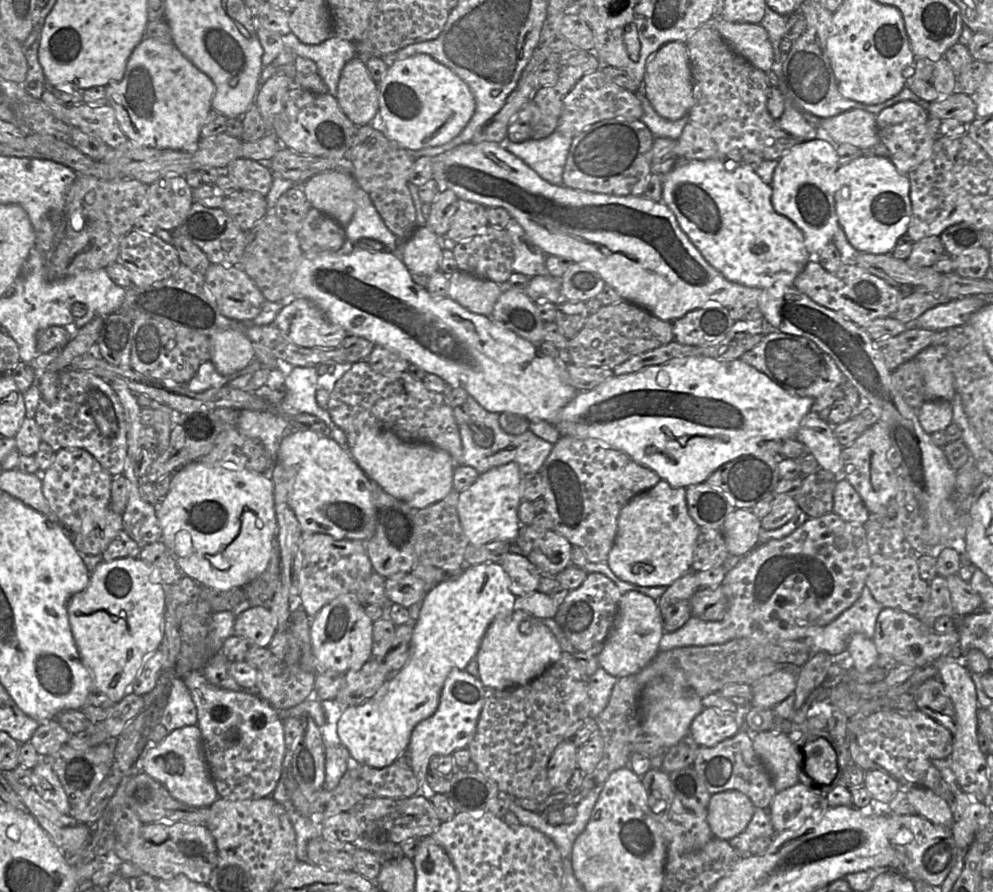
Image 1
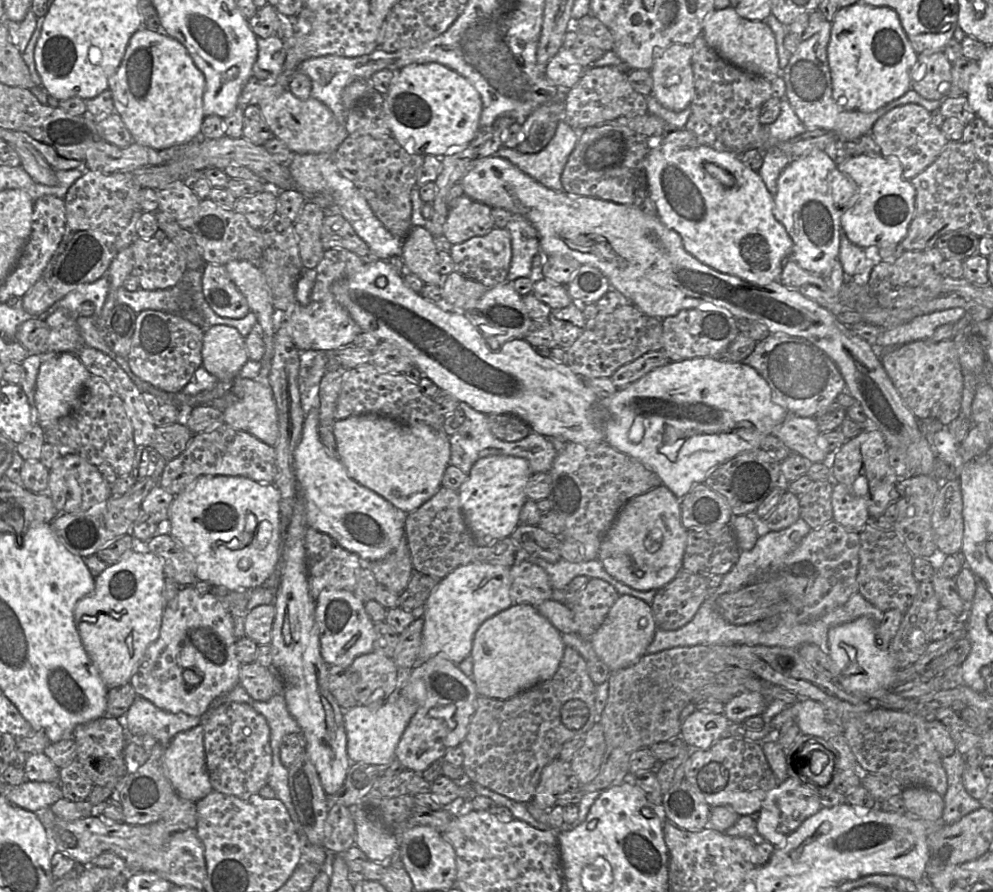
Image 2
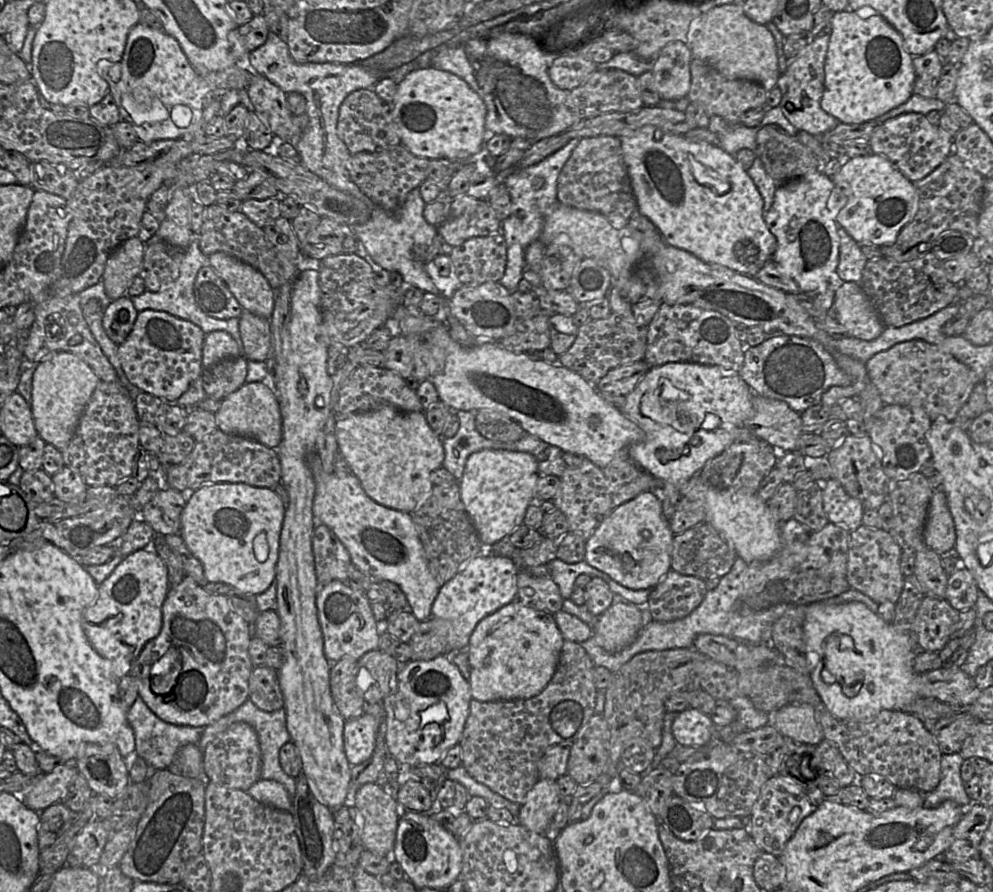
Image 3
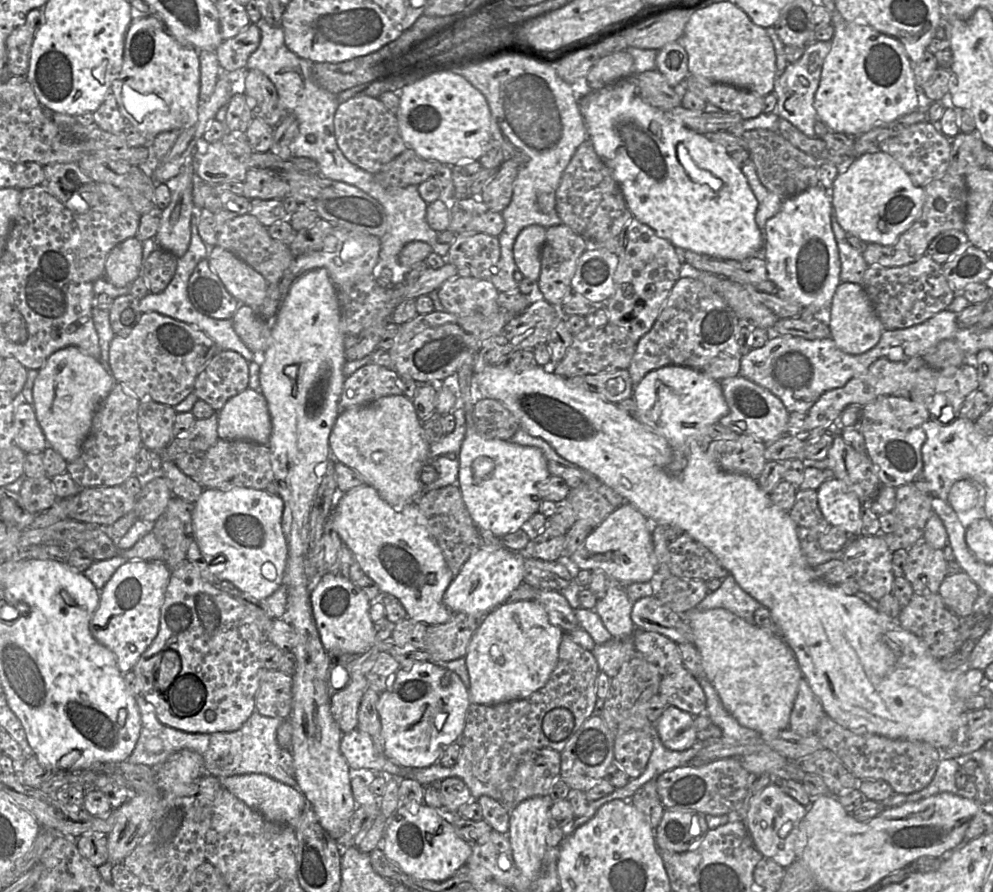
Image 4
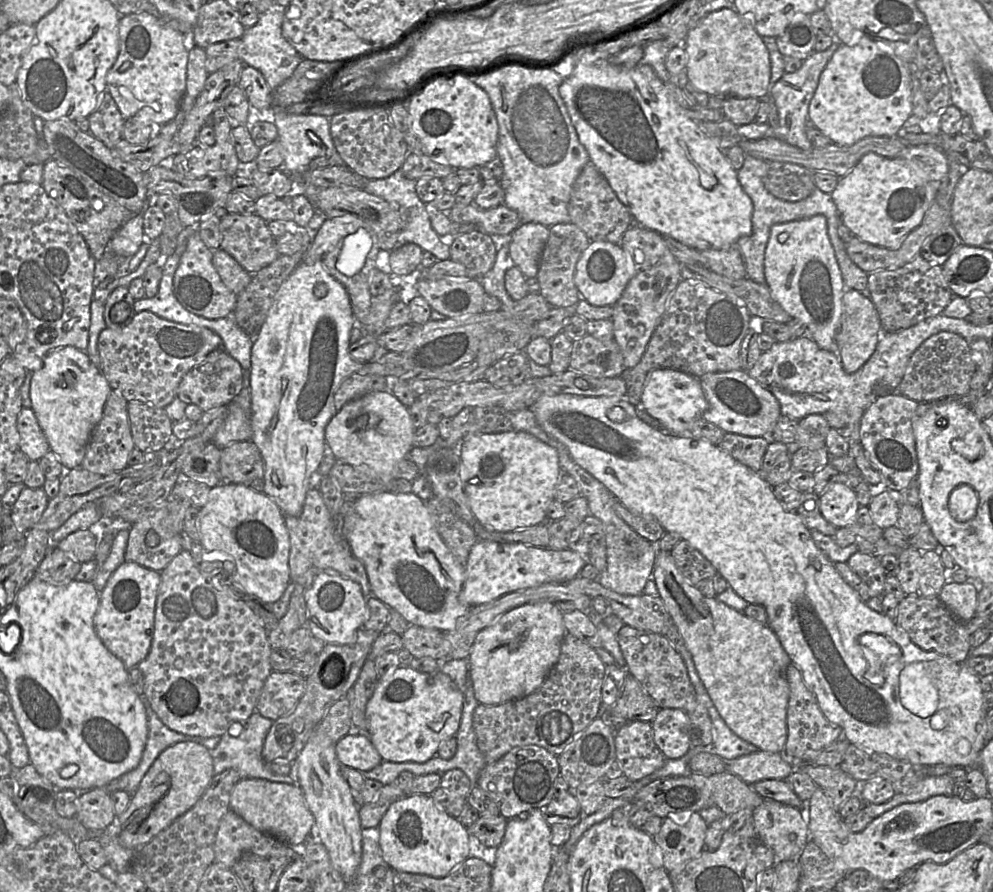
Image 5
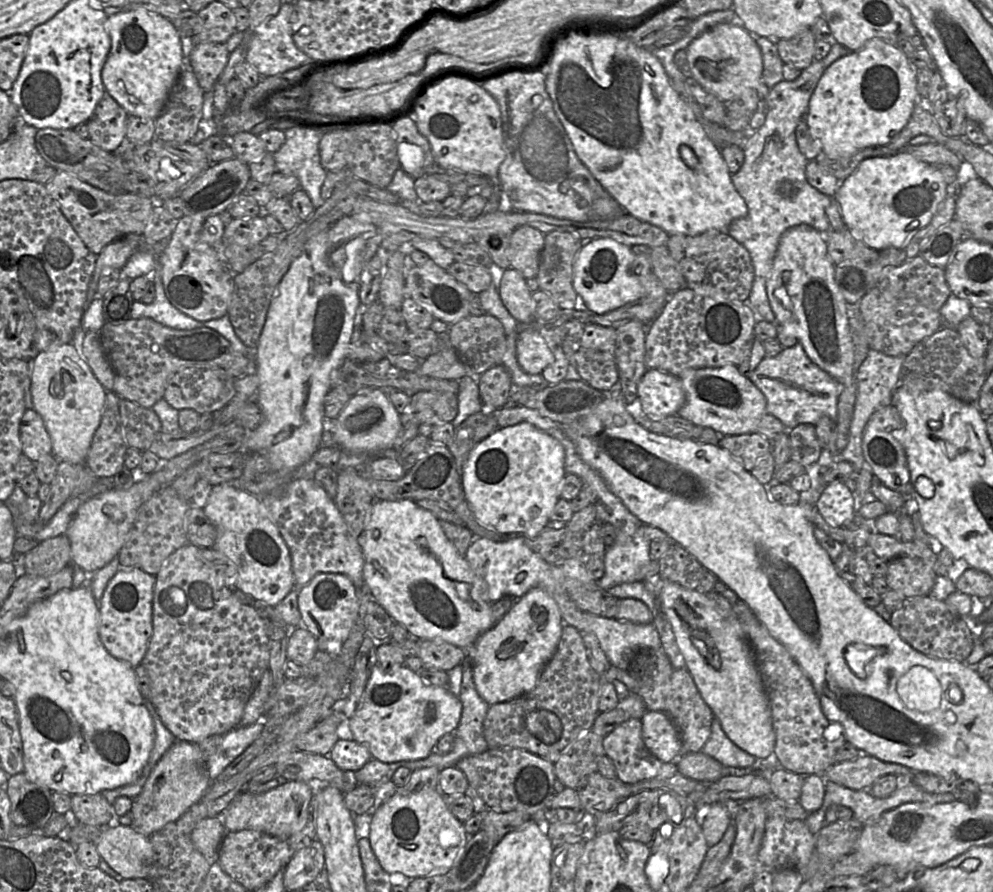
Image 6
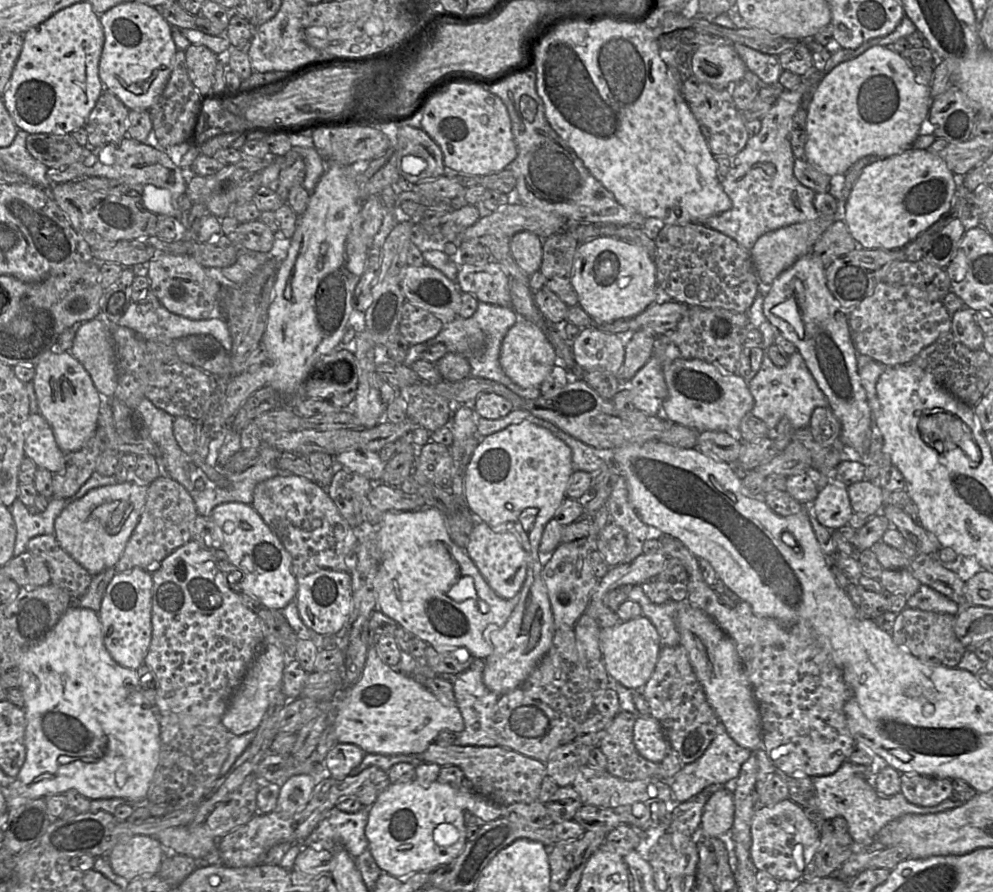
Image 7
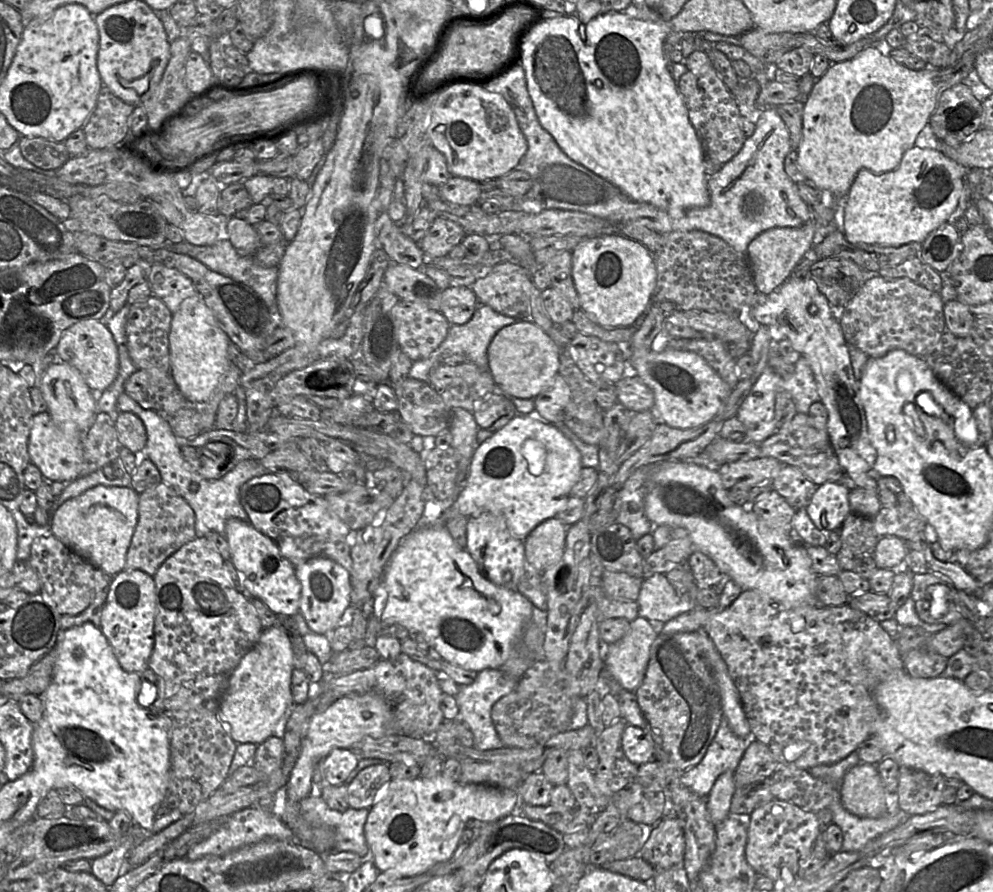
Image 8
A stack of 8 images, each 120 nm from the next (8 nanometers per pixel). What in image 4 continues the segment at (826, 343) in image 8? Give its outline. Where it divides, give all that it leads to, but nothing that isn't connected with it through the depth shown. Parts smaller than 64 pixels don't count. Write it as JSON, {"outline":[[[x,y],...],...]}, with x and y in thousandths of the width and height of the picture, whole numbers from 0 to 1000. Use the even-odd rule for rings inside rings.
{"outline":[[[826,207],[814,211],[806,217],[789,223],[785,237],[770,252],[768,289],[771,293],[773,314],[777,315],[793,333],[809,345],[820,344],[825,355],[832,358],[840,328],[847,317],[847,296],[843,271],[838,258],[837,214]]]}

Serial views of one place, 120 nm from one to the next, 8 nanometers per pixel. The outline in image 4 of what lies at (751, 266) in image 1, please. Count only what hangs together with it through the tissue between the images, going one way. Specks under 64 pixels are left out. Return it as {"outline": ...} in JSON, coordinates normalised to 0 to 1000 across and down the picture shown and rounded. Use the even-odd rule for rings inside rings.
{"outline":[[[594,102],[584,107],[583,122],[591,145],[592,156],[596,159],[599,170],[613,188],[616,197],[622,205],[637,243],[654,253],[664,266],[677,272],[680,279],[682,279],[682,284],[698,281],[718,289],[742,293],[765,285],[768,287],[769,263],[760,249],[763,225],[746,188],[740,184],[735,173],[726,163],[715,158],[710,151],[688,141],[678,133],[676,126],[665,123],[653,117],[642,105],[639,105],[635,111],[626,111],[625,109],[615,109],[611,108],[611,105],[605,105],[603,102]]]}

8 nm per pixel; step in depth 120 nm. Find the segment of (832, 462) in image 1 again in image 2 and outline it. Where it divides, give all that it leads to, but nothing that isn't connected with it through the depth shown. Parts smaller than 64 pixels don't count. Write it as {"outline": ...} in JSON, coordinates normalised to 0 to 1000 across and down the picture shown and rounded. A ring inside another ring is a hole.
{"outline":[[[794,463],[776,487],[784,491],[797,507],[809,511],[817,519],[830,519],[834,515],[834,509],[823,499],[826,483],[820,467]]]}

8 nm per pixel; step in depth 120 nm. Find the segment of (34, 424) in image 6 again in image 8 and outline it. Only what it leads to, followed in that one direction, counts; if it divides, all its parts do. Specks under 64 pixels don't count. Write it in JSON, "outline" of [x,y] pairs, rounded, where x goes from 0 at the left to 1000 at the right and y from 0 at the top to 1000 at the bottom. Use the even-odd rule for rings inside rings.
{"outline":[[[49,462],[33,466],[28,508],[45,538],[69,541],[80,536],[84,518],[83,485],[74,473],[55,473]]]}

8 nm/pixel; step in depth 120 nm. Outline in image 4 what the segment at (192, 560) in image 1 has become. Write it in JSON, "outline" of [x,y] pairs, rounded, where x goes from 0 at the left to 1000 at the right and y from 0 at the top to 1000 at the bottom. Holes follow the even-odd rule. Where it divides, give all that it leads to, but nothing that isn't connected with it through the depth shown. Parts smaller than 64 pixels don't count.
{"outline":[[[205,548],[195,565],[193,601],[212,642],[260,673],[274,667],[286,654],[290,624],[284,594],[285,572],[283,557],[267,549]]]}

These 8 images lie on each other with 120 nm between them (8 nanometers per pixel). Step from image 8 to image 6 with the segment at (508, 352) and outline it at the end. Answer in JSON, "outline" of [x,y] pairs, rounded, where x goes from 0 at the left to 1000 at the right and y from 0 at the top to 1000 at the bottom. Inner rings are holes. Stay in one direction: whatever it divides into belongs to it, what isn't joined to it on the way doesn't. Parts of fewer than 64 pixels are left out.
{"outline":[[[530,367],[522,373],[520,399],[523,410],[532,419],[546,419],[547,415],[558,405],[558,397],[553,386],[537,367]]]}

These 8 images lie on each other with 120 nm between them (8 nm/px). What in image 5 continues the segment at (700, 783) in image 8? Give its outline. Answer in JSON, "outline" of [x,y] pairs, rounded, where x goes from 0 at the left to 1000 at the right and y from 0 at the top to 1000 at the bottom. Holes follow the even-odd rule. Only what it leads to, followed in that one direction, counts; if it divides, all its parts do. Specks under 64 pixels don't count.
{"outline":[[[716,783],[708,789],[718,814],[717,844],[736,852],[761,843],[763,839],[740,824],[730,812]]]}

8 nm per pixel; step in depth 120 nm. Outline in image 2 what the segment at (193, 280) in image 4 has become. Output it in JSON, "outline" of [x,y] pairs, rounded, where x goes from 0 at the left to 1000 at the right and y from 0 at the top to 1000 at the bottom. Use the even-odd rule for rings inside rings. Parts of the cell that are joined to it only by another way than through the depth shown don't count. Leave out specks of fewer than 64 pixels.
{"outline":[[[207,295],[202,317],[208,341],[220,354],[239,358],[252,350],[247,332],[234,316],[226,297]]]}

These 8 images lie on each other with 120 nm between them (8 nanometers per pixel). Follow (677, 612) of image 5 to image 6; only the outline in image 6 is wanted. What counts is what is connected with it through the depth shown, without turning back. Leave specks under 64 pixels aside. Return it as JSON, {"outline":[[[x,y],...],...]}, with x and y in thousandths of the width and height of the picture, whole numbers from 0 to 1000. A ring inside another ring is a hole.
{"outline":[[[665,651],[663,670],[705,779],[732,826],[762,851],[777,851],[780,821],[758,728],[742,689],[729,688],[713,666]]]}

